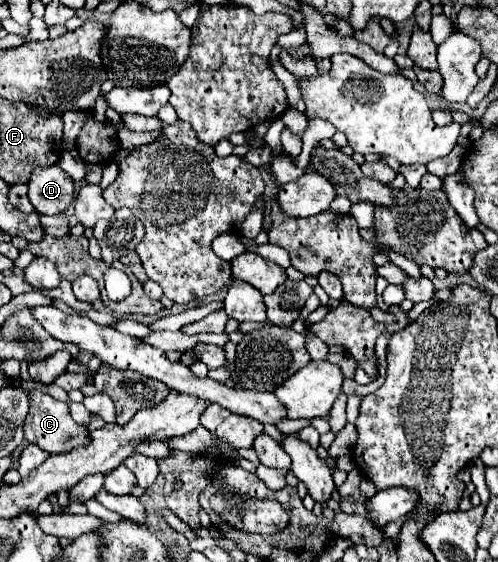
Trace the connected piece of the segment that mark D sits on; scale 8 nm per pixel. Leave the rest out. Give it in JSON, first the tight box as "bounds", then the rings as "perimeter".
{"bounds":[27,164,75,214],"perimeter":[[[57,164],[45,168],[39,166],[31,174],[27,196],[39,214],[65,212],[75,198],[73,180]]]}

